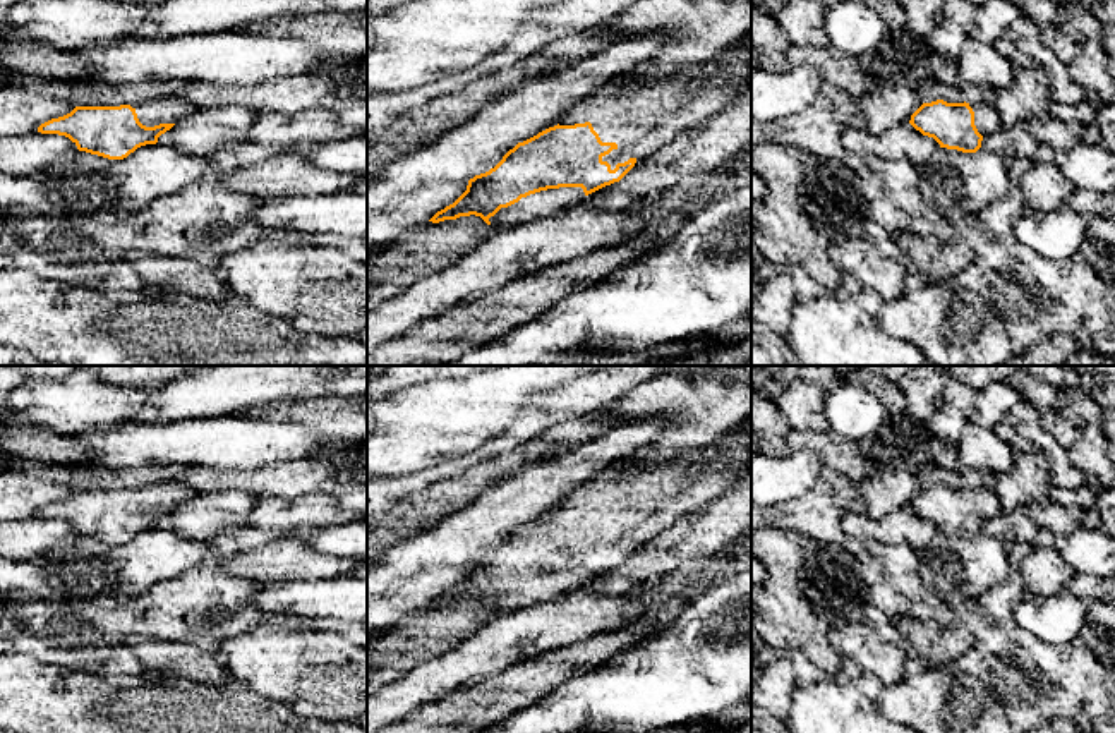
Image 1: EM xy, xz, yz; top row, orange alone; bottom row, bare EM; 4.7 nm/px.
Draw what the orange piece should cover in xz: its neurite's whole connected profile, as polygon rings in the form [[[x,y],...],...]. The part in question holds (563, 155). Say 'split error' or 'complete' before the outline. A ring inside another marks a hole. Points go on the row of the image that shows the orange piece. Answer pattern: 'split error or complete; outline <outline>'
split error; outline [[[703,62],[664,79],[642,82],[630,74],[619,76],[609,89],[575,105],[554,127],[518,142],[494,168],[470,179],[467,191],[429,221],[439,223],[475,215],[499,230],[509,228],[554,216],[585,196],[619,182],[640,158],[660,149],[683,129],[751,91],[751,81],[720,84],[708,72],[712,65]]]

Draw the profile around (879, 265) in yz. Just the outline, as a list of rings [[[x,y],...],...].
[[[889,235],[841,239],[829,245],[832,264],[856,278],[863,287],[875,290],[883,300],[904,295],[907,268],[901,247]]]

